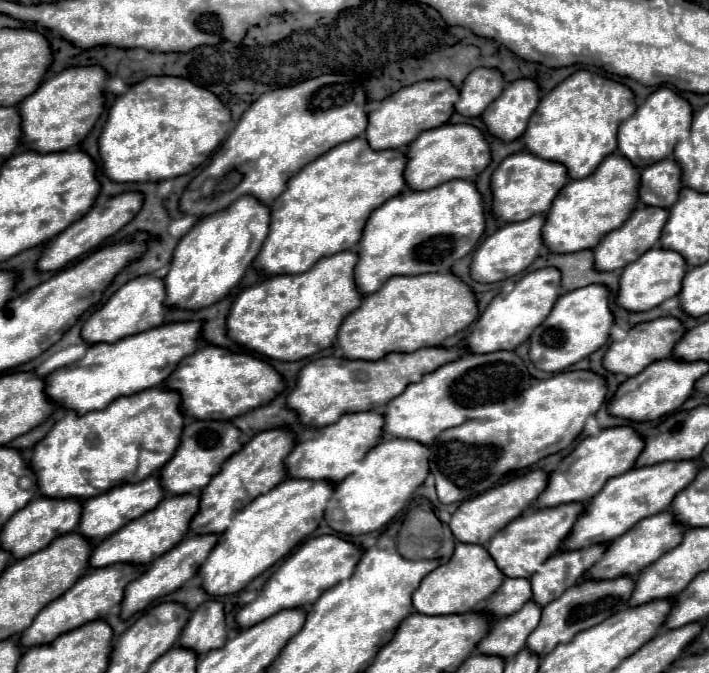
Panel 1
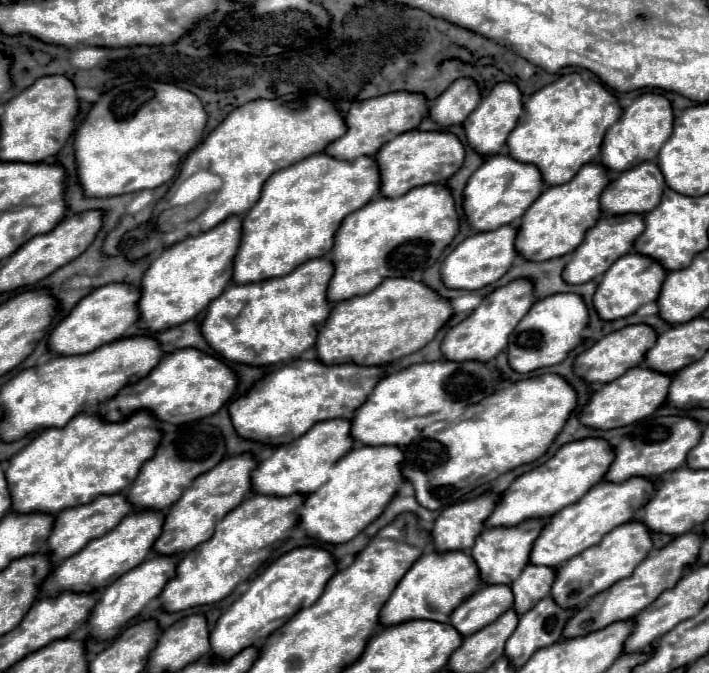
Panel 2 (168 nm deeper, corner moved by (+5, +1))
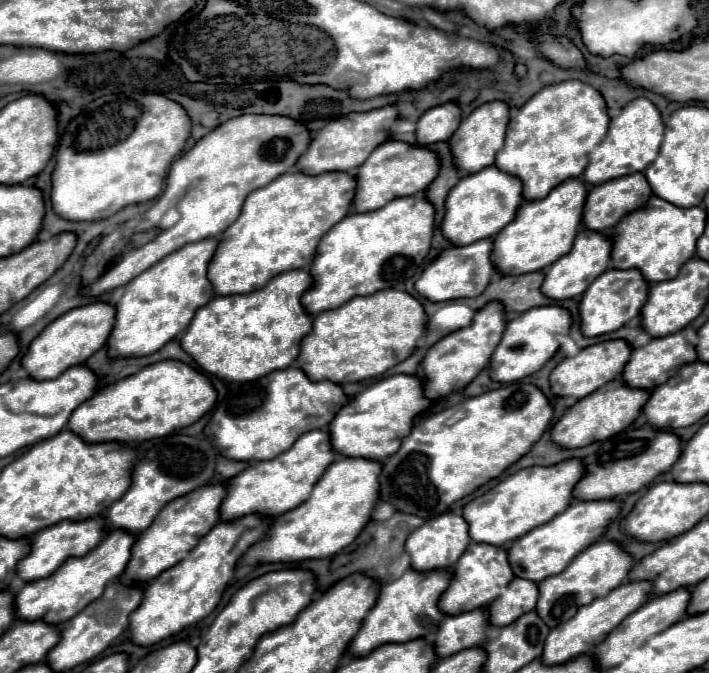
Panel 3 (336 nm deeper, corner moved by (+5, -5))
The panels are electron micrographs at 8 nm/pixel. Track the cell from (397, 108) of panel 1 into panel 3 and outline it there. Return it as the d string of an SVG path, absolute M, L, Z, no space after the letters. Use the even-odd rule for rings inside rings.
M386 105L366 113L350 113L338 117L312 137L306 155L302 155L302 159L298 159L296 165L300 171L306 171L308 175L320 175L326 171L356 171L378 145L390 139L392 125L396 121L398 121L396 105Z

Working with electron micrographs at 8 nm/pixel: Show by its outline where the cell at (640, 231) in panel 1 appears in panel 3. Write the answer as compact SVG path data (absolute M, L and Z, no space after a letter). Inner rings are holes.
M582 229L574 239L572 251L562 259L558 259L556 263L552 263L550 267L546 267L546 283L542 283L542 293L558 301L578 297L608 267L610 267L610 237L600 231Z

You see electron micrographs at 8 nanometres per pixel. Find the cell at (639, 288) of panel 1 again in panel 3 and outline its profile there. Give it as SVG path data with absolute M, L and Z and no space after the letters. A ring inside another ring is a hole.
M608 269L604 271L594 283L584 291L580 301L580 327L586 337L596 337L602 333L612 333L626 325L630 319L640 315L642 303L646 303L646 291L648 283L642 279L640 271L618 271Z

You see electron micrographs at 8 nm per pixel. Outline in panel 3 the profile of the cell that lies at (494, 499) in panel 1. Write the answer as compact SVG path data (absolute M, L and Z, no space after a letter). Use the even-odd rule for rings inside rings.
M442 513L438 517L428 519L422 527L418 527L408 539L406 539L406 551L412 559L412 569L416 571L432 571L432 569L446 569L454 567L454 563L462 557L462 551L466 551L470 543L466 519L462 515L454 513Z

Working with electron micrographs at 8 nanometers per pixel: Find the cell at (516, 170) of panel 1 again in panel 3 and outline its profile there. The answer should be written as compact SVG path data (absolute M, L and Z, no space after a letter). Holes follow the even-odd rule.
M490 165L478 173L462 177L460 183L450 189L442 233L456 245L470 245L474 241L494 237L502 227L506 227L506 223L510 223L510 219L514 219L522 201L522 181L496 165Z

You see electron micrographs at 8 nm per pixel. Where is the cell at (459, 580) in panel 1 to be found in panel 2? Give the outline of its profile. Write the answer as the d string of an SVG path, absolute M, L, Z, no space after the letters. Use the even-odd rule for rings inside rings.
M434 549L424 551L394 587L390 599L380 611L378 621L382 625L398 625L402 621L412 621L412 619L448 623L450 613L462 603L466 595L470 595L478 587L478 583L480 583L478 569L470 555L462 551L448 551L448 553L436 553Z

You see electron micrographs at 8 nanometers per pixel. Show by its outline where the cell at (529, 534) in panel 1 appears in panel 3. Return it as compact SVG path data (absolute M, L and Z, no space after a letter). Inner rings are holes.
M472 541L464 551L464 555L458 559L458 565L454 569L454 579L440 599L440 611L444 615L458 615L464 611L490 605L494 599L498 599L498 595L508 587L512 579L514 573L508 563L508 551L504 547Z

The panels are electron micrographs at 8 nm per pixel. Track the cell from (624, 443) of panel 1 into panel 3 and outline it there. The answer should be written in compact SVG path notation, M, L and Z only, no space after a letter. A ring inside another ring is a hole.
M576 457L550 467L528 467L520 469L514 475L508 475L486 495L470 501L464 507L464 519L468 521L470 537L478 543L490 543L498 547L510 545L534 527L548 523L554 515L566 511L574 499L572 491L582 475L586 475L586 465Z

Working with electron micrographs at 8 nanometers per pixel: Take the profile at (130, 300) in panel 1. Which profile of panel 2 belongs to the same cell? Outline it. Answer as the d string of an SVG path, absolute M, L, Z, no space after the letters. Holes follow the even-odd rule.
M112 283L94 289L90 295L80 299L76 307L52 329L48 337L48 351L64 357L82 355L120 339L126 333L126 329L138 321L138 307L136 307L138 297L140 297L138 287L124 283Z

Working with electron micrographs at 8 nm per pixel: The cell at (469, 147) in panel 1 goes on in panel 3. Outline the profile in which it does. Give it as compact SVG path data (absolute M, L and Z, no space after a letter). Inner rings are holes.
M386 141L382 147L376 147L372 155L362 163L356 173L358 191L354 197L356 211L376 211L396 197L416 195L426 191L428 185L438 177L440 157L436 151L422 145L408 145L404 141Z

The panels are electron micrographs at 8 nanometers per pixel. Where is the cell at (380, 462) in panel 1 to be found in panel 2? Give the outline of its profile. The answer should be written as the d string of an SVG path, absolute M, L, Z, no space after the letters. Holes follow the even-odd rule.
M368 445L350 449L340 461L336 461L326 485L304 499L304 507L298 511L298 529L304 529L308 537L322 543L336 545L354 539L376 517L380 517L398 487L404 483L400 471L402 457L404 453L398 447L388 445L382 445L382 449L370 449Z

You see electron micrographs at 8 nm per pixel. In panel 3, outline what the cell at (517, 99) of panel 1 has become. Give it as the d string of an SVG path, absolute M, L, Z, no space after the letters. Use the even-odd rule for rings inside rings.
M490 101L490 103L480 105L478 109L474 109L460 123L458 131L450 139L450 147L452 147L452 153L454 153L456 167L462 169L462 171L474 173L474 171L482 171L482 167L494 165L496 153L504 145L504 135L506 135L508 123L510 123L510 109L504 101Z

